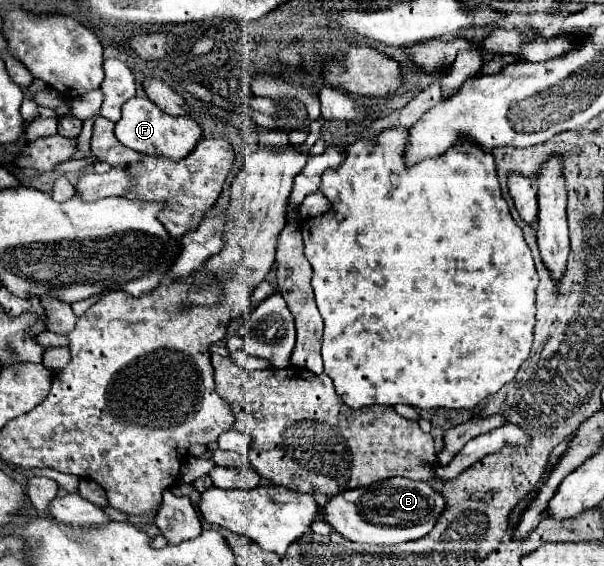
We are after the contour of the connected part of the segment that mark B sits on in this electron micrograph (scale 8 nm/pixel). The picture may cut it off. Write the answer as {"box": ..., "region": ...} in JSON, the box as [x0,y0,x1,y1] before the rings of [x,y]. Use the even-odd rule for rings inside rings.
{"box":[321,477,445,547],"region":[[[391,477],[369,487],[347,489],[331,497],[321,509],[321,519],[329,523],[333,531],[337,531],[349,541],[381,547],[381,545],[401,545],[427,535],[443,509],[445,499],[441,497],[441,493],[433,491],[429,483]]]}

